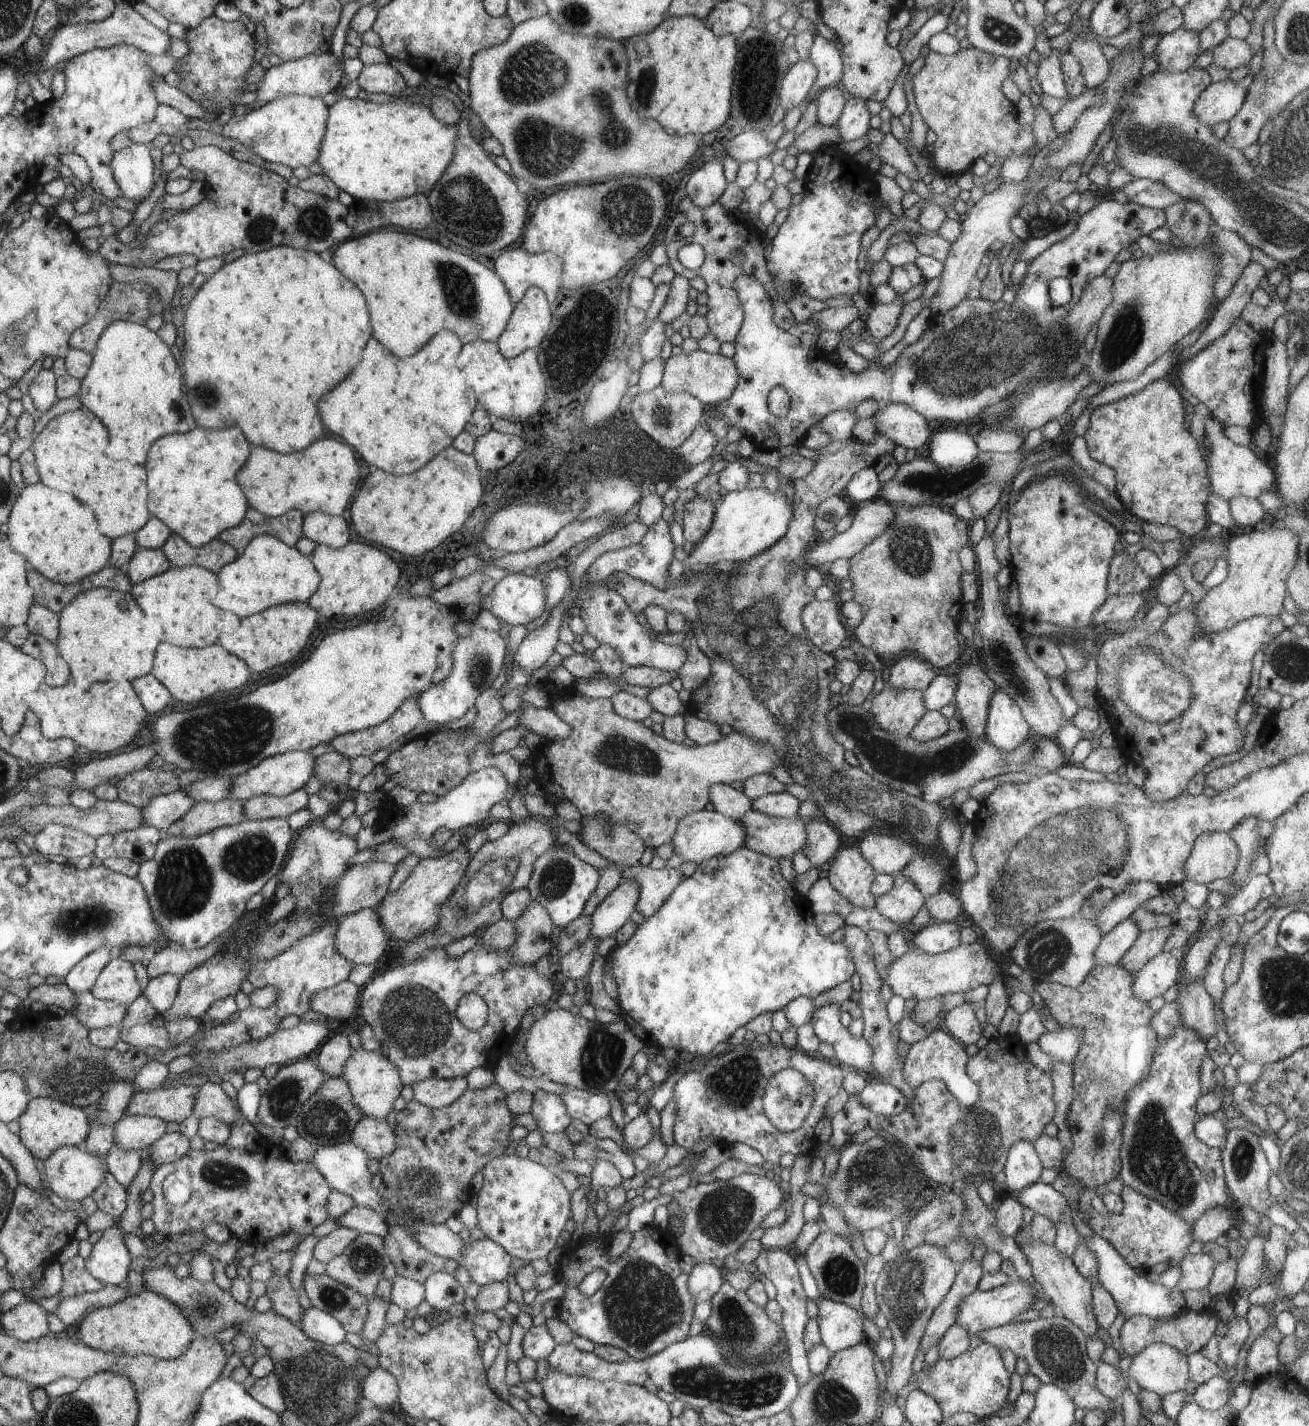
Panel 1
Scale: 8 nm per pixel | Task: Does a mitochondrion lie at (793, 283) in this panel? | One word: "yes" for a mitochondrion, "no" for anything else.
yes

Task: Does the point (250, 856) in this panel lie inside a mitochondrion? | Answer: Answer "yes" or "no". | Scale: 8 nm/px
yes

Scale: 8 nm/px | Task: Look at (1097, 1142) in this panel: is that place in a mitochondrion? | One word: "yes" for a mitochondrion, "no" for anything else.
yes

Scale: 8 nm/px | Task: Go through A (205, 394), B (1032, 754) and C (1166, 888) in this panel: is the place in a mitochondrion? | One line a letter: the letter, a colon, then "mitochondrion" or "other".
A: mitochondrion
B: mitochondrion
C: other

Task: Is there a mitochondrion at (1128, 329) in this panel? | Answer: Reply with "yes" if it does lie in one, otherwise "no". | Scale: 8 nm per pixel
yes

